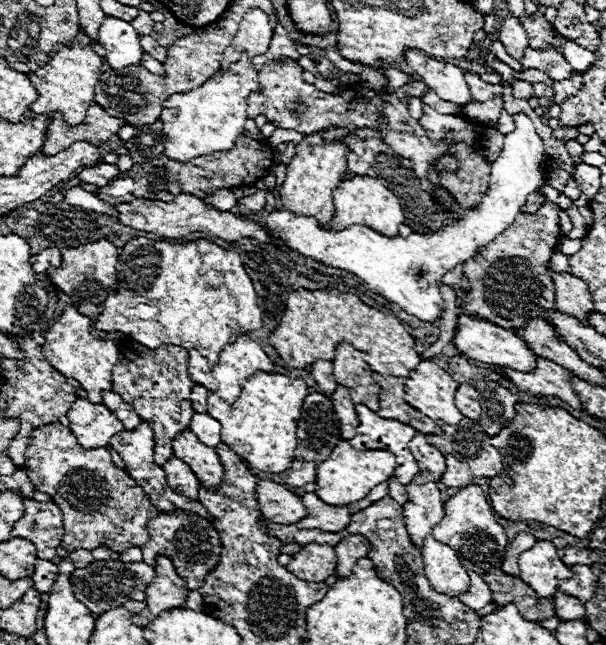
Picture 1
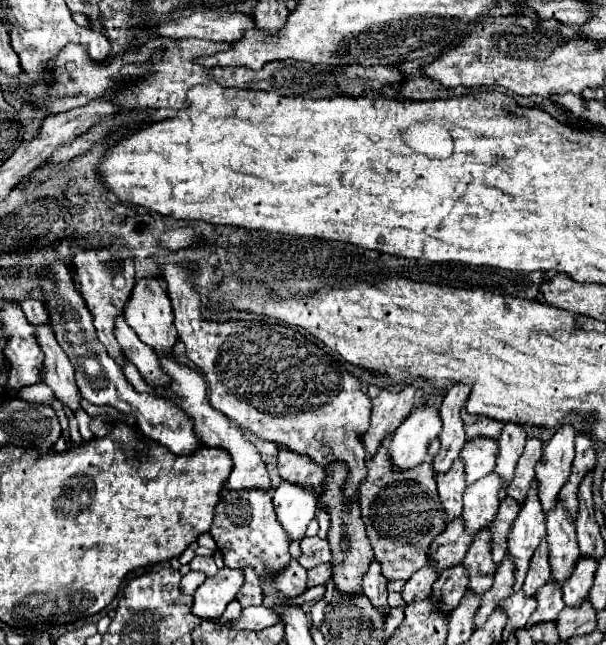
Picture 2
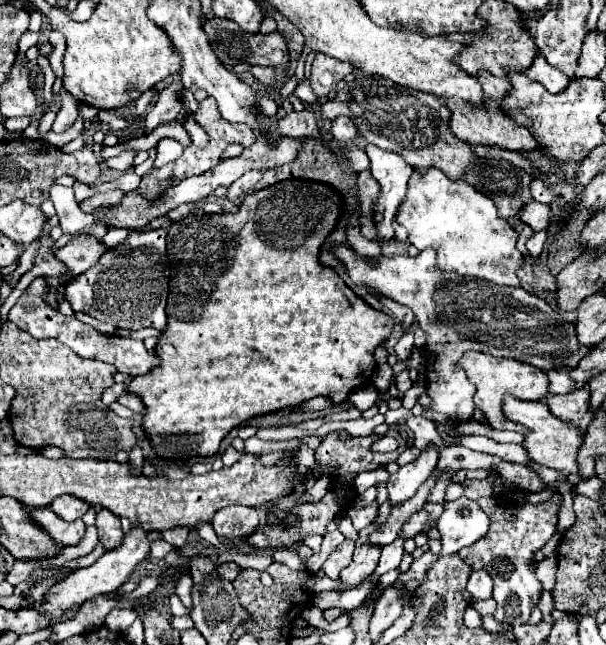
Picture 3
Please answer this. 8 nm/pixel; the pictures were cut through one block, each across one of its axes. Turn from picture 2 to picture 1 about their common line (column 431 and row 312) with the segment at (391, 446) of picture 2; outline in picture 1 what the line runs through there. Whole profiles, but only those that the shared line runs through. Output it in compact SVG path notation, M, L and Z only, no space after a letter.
M524 114L514 116L514 124L516 128L510 134L506 134L504 148L498 160L492 164L490 188L484 194L482 204L462 210L462 218L436 230L434 234L410 234L408 238L402 238L402 236L386 238L368 226L356 226L356 224L346 230L332 232L332 230L320 228L314 218L292 216L290 212L284 212L284 210L270 212L264 226L274 234L278 234L292 252L308 256L326 266L356 274L374 292L398 304L404 312L416 316L422 322L434 324L444 310L444 300L442 300L442 294L438 292L440 278L448 270L452 270L456 264L464 264L468 258L474 256L478 248L492 242L500 232L504 232L520 214L520 208L524 206L528 194L541 188L548 201L554 202L562 210L587 206L590 202L582 193L578 200L570 200L563 193L554 190L551 186L546 186L542 176L544 144L540 136L536 134L530 118Z

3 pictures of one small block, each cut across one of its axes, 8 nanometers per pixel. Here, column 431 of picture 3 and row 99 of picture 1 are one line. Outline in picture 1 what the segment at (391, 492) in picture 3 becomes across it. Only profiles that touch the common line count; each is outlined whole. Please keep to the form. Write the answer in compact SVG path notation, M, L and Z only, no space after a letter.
M408 50L404 60L412 68L414 76L424 80L434 92L438 92L442 100L454 102L458 106L474 100L470 94L470 86L464 80L466 70L448 62L438 62L436 58L430 58L418 50Z

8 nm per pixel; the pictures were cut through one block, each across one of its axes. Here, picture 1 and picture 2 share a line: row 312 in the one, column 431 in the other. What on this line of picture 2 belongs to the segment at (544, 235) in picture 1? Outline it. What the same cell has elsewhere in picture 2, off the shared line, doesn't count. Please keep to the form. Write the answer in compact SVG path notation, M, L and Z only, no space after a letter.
M382 446L374 460L366 462L368 478L360 488L360 508L362 520L366 524L366 534L372 542L376 560L382 566L386 580L408 580L416 570L426 566L430 542L446 526L438 492L434 470L430 462L412 468L410 472L394 472L390 468L390 456L386 456L386 446Z

